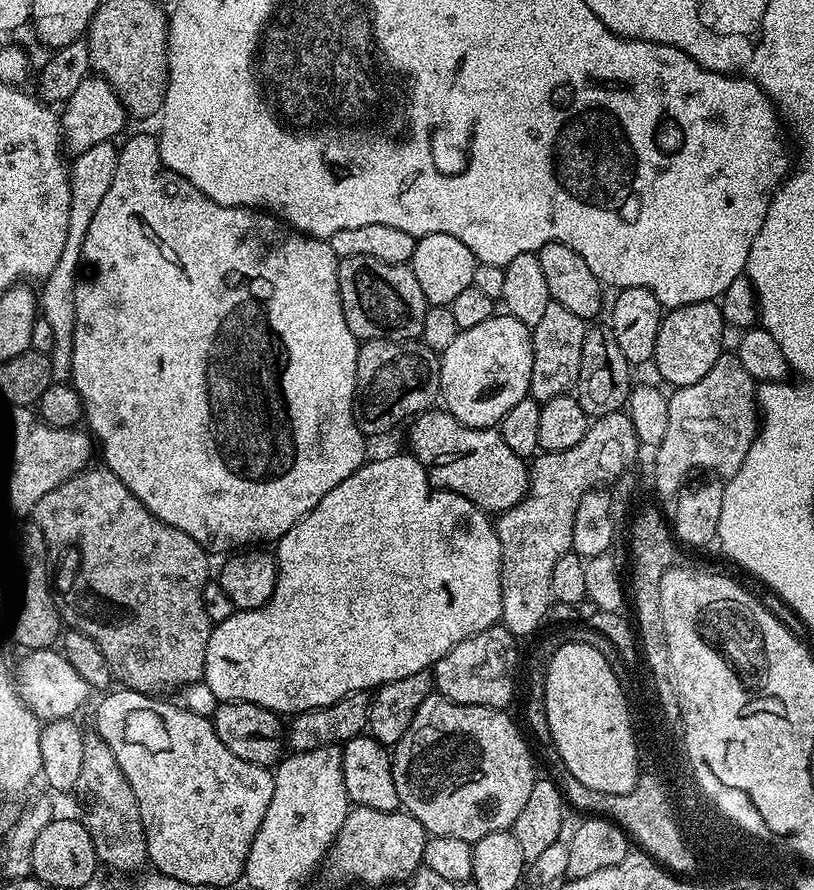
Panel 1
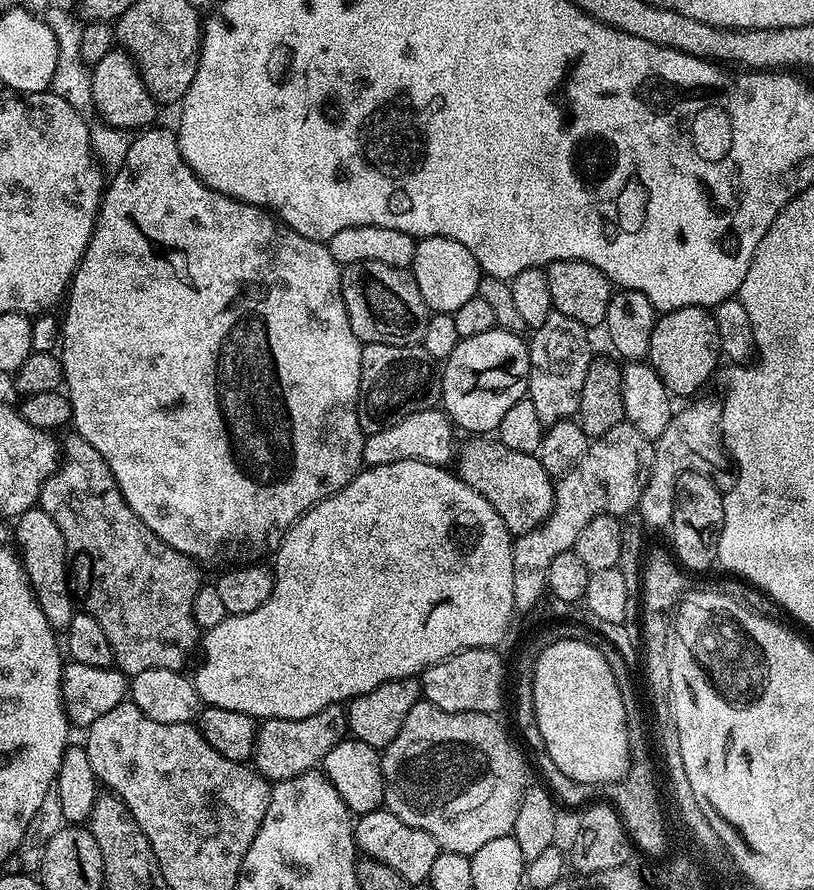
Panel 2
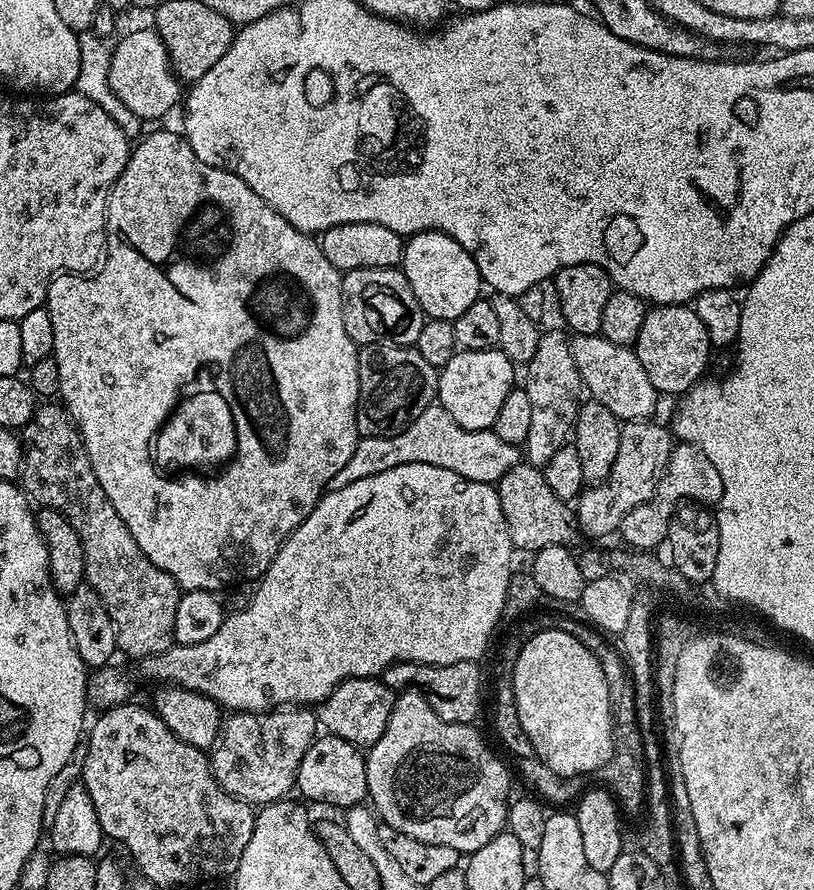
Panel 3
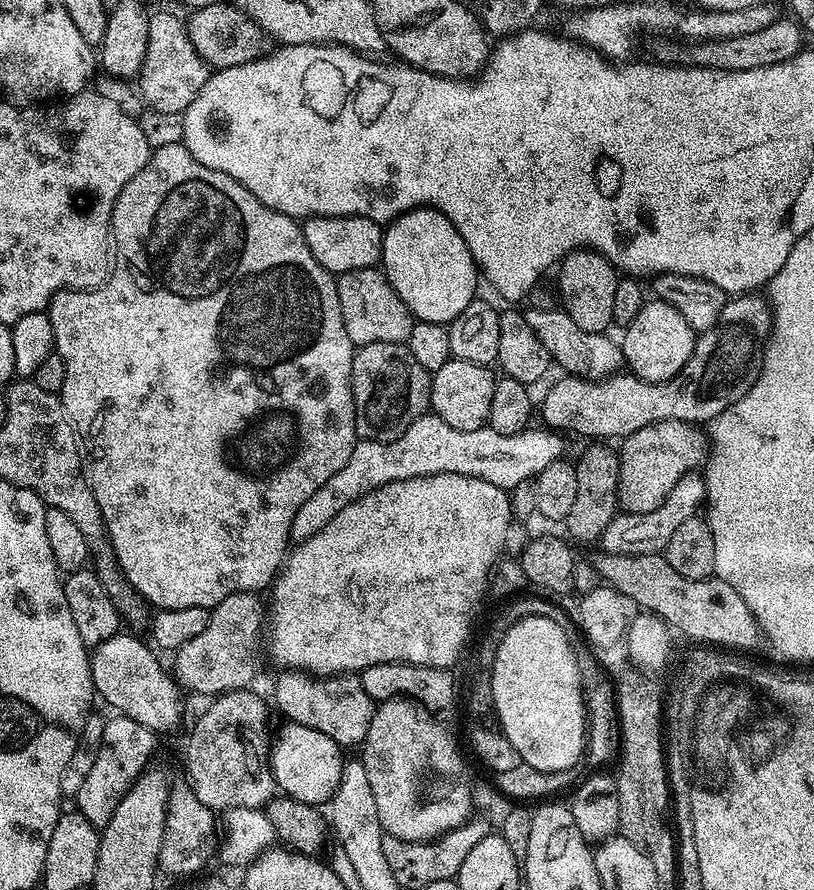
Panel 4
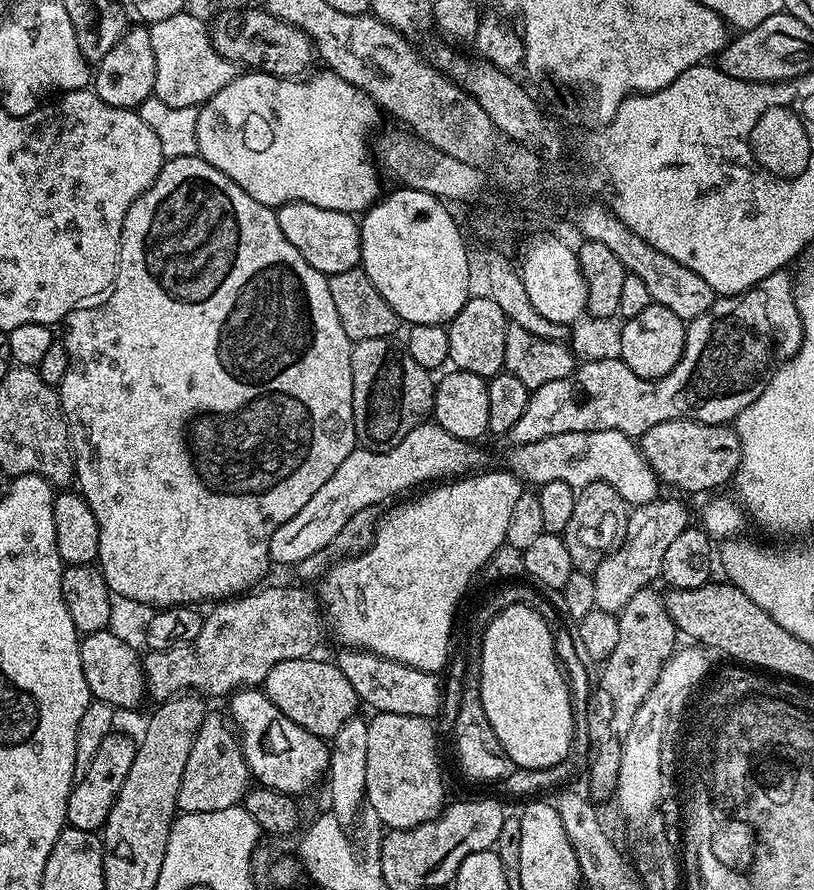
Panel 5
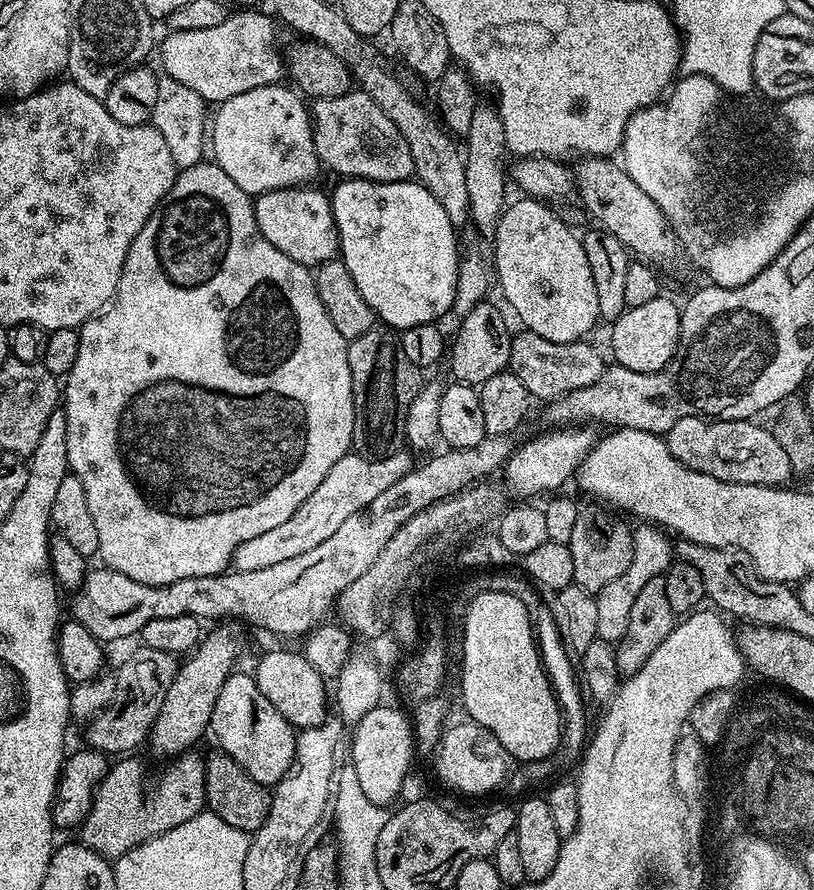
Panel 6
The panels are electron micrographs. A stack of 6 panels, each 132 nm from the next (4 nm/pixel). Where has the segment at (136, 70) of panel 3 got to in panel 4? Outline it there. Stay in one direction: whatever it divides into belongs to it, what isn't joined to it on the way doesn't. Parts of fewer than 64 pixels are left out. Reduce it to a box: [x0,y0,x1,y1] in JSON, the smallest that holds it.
[138,11,209,114]

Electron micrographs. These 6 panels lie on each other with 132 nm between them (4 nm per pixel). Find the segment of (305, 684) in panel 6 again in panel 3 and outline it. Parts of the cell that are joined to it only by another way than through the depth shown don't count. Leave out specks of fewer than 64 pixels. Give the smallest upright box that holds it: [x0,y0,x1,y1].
[315,676,397,750]

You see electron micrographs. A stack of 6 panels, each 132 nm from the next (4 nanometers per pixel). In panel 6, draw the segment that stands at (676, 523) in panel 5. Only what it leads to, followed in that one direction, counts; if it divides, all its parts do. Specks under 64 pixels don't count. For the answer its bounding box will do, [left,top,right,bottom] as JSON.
[595,526,674,642]

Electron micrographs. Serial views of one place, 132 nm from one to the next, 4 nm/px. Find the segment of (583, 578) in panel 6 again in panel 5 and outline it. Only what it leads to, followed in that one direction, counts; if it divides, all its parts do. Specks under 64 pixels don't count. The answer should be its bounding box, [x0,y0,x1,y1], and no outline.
[562,482,630,572]

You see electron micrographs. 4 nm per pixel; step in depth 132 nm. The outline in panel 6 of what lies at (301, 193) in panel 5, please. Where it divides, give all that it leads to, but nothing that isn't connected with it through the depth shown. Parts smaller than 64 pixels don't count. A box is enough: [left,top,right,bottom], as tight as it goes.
[210,83,322,198]

